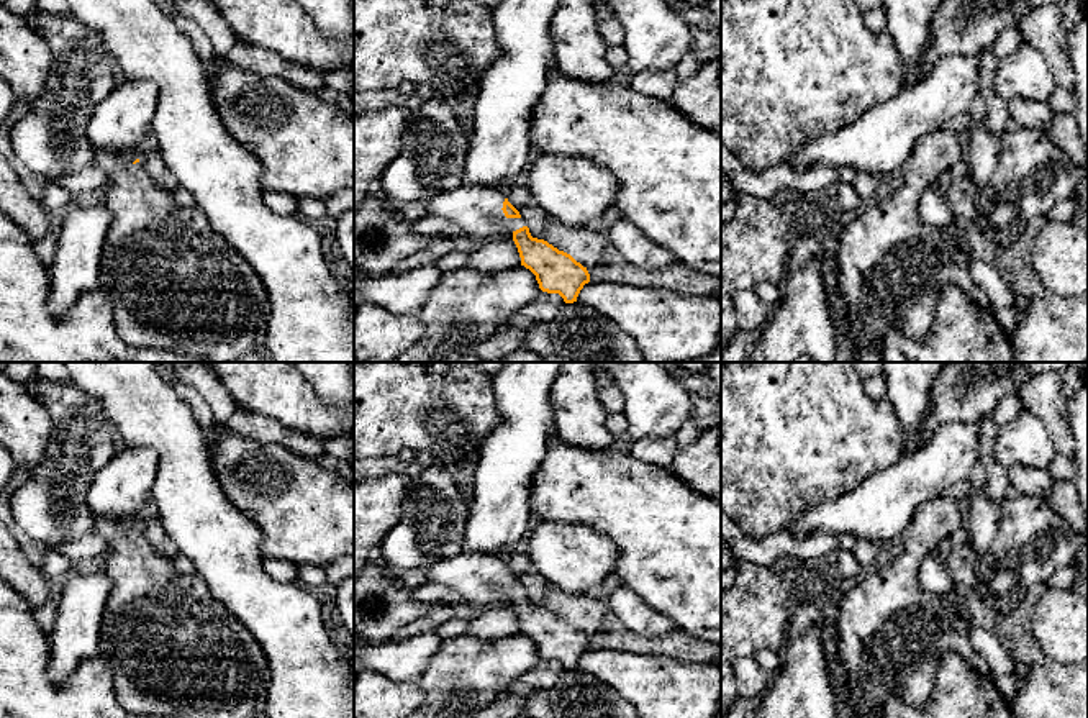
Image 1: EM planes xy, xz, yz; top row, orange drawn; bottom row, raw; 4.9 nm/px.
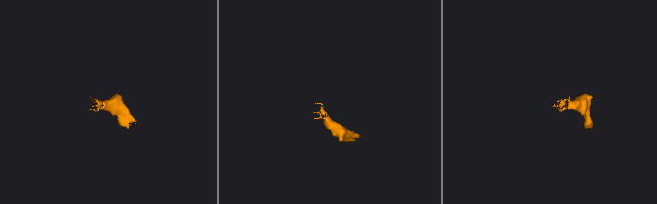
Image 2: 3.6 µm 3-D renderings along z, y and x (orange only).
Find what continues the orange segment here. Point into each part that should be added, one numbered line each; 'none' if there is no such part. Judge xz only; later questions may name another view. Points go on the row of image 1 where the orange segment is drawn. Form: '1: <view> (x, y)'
1: xz (474, 209)

